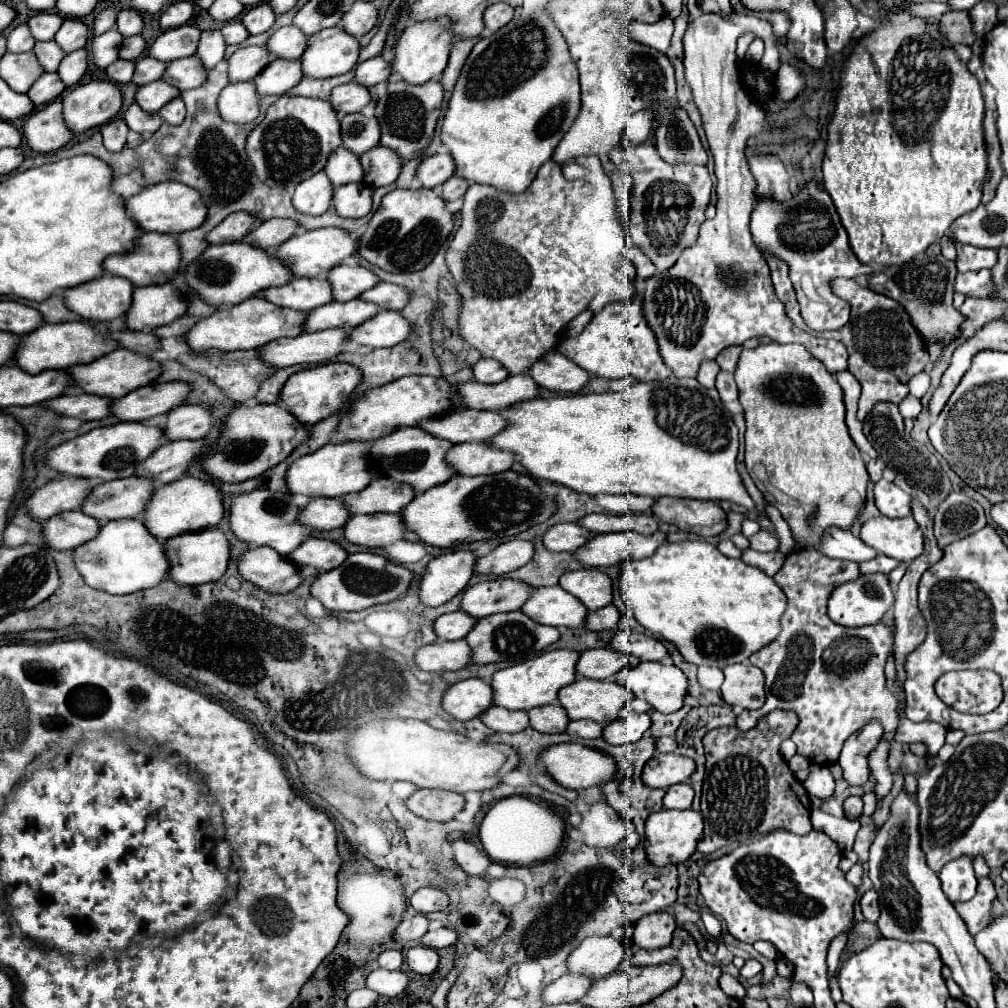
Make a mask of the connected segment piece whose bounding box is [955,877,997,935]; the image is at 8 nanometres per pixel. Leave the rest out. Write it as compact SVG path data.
M979 877L977 895L971 901L955 903L955 909L961 915L961 919L965 921L971 935L977 935L985 927L989 927L989 923L993 921L991 907L993 907L995 897L997 897L997 893L995 893L995 885L993 885L991 877Z

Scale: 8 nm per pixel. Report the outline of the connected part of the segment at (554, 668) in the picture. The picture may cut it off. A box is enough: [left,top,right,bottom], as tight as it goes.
[493,649,579,709]

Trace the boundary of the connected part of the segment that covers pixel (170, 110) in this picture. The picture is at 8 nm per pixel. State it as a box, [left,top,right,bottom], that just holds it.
[159,97,185,125]

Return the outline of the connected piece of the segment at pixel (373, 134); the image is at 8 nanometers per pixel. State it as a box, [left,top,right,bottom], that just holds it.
[341,113,381,155]

